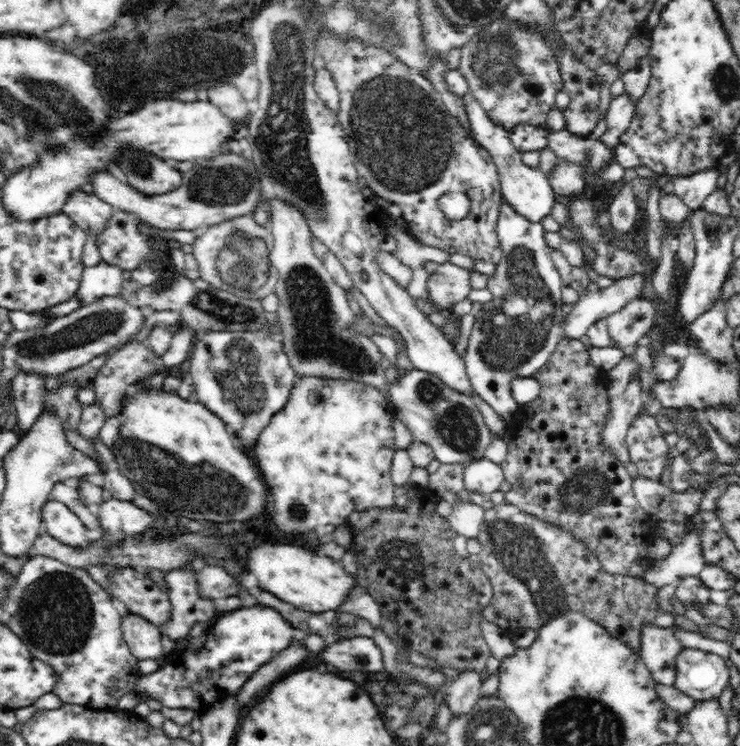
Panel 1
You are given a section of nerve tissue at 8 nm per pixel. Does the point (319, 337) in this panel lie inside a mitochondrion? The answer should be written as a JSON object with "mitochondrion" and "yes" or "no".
{"mitochondrion":"yes"}

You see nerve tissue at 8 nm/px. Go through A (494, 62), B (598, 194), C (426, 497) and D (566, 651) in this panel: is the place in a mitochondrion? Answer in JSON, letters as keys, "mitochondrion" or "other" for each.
{"A":"mitochondrion","B":"other","C":"other","D":"other"}

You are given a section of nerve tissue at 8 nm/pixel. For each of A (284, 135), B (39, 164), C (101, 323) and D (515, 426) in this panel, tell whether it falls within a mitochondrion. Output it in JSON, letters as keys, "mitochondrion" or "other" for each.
{"A":"mitochondrion","B":"other","C":"mitochondrion","D":"other"}

